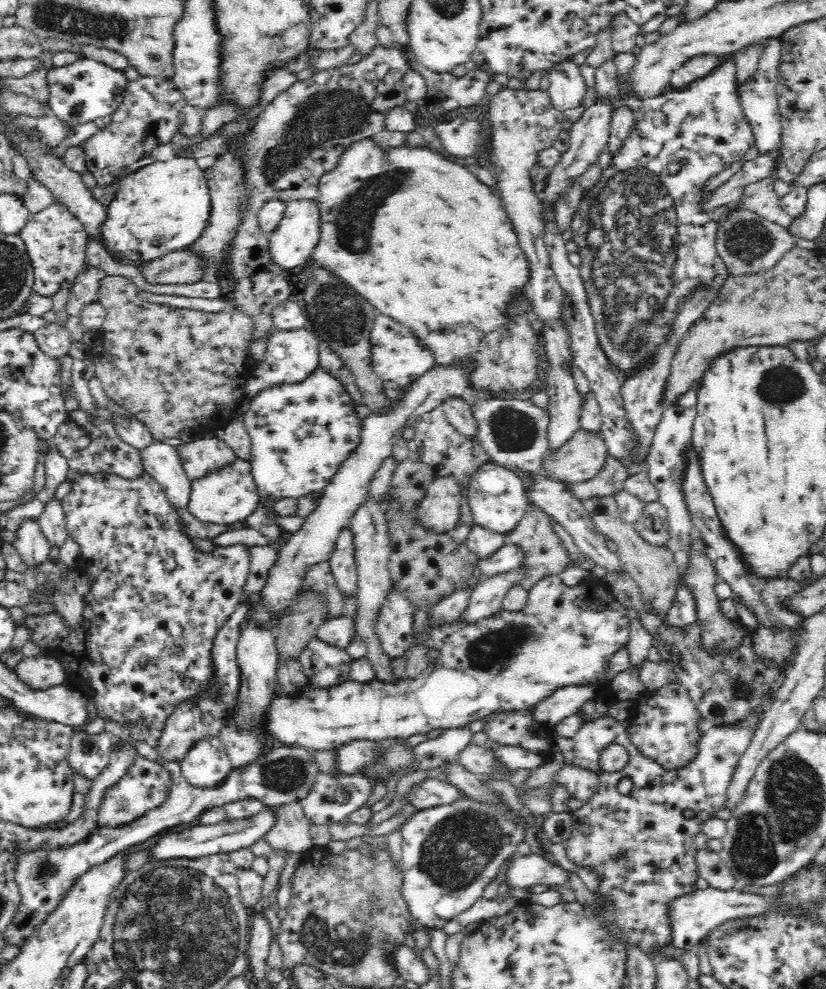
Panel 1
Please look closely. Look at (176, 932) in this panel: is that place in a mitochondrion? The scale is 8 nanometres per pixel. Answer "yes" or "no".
yes

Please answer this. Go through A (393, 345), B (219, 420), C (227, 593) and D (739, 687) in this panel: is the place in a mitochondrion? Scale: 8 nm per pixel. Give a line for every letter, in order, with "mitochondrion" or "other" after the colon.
A: other
B: other
C: other
D: mitochondrion

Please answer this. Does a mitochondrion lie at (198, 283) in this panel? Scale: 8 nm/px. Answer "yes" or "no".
no

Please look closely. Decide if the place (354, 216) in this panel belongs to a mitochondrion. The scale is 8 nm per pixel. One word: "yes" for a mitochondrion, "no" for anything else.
yes

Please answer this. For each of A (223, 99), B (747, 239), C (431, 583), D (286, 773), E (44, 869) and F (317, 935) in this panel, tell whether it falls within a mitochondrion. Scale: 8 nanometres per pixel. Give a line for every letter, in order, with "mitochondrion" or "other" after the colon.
A: other
B: mitochondrion
C: other
D: mitochondrion
E: mitochondrion
F: mitochondrion

